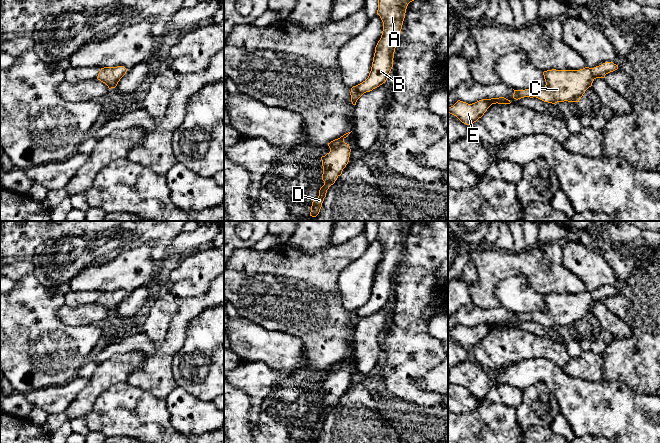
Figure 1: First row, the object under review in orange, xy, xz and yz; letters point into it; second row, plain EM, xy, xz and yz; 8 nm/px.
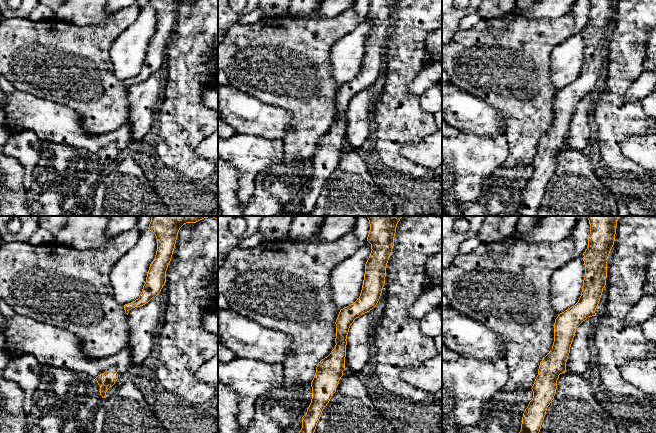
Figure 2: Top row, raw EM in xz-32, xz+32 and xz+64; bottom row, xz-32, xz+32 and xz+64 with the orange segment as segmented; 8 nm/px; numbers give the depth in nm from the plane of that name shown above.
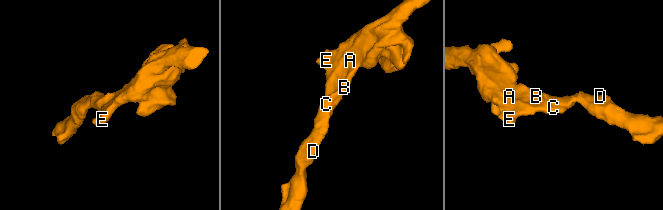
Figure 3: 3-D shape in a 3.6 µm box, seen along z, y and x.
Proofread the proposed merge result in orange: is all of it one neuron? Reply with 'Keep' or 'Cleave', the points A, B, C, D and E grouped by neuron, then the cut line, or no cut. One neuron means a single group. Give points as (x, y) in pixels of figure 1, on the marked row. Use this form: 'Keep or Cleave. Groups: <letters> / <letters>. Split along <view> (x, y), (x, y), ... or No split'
Keep. Groups: A B C D E. No split

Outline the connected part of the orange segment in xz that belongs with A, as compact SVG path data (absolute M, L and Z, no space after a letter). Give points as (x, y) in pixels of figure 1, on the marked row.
M378 0L377 14L383 22L383 31L375 47L371 71L368 78L351 88L351 102L357 100L366 92L379 87L386 82L393 67L395 48L405 18L407 6L414 0Z

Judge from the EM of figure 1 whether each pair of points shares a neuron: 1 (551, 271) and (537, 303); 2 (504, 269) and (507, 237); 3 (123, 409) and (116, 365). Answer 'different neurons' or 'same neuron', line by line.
1: different neurons
2: different neurons
3: different neurons

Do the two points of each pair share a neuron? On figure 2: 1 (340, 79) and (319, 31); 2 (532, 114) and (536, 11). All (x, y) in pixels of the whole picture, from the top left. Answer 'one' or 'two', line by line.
1: two
2: two

